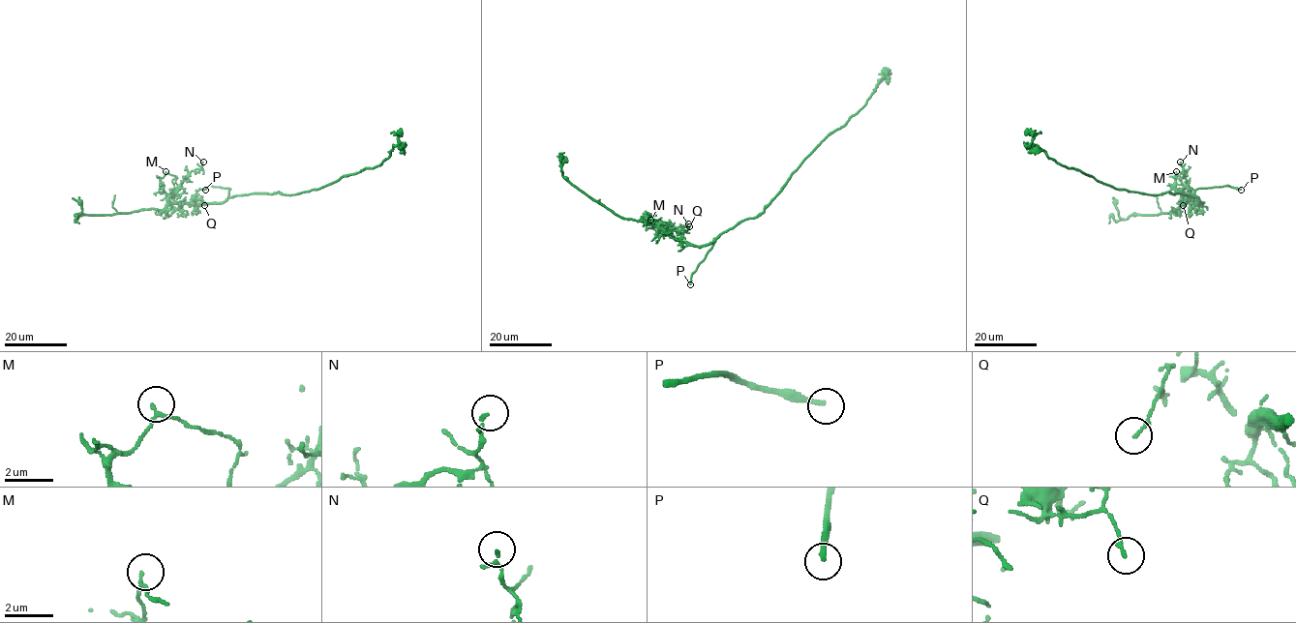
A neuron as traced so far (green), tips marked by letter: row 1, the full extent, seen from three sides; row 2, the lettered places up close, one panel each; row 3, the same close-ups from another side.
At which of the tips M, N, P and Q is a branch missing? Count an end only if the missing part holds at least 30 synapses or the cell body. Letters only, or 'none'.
P

